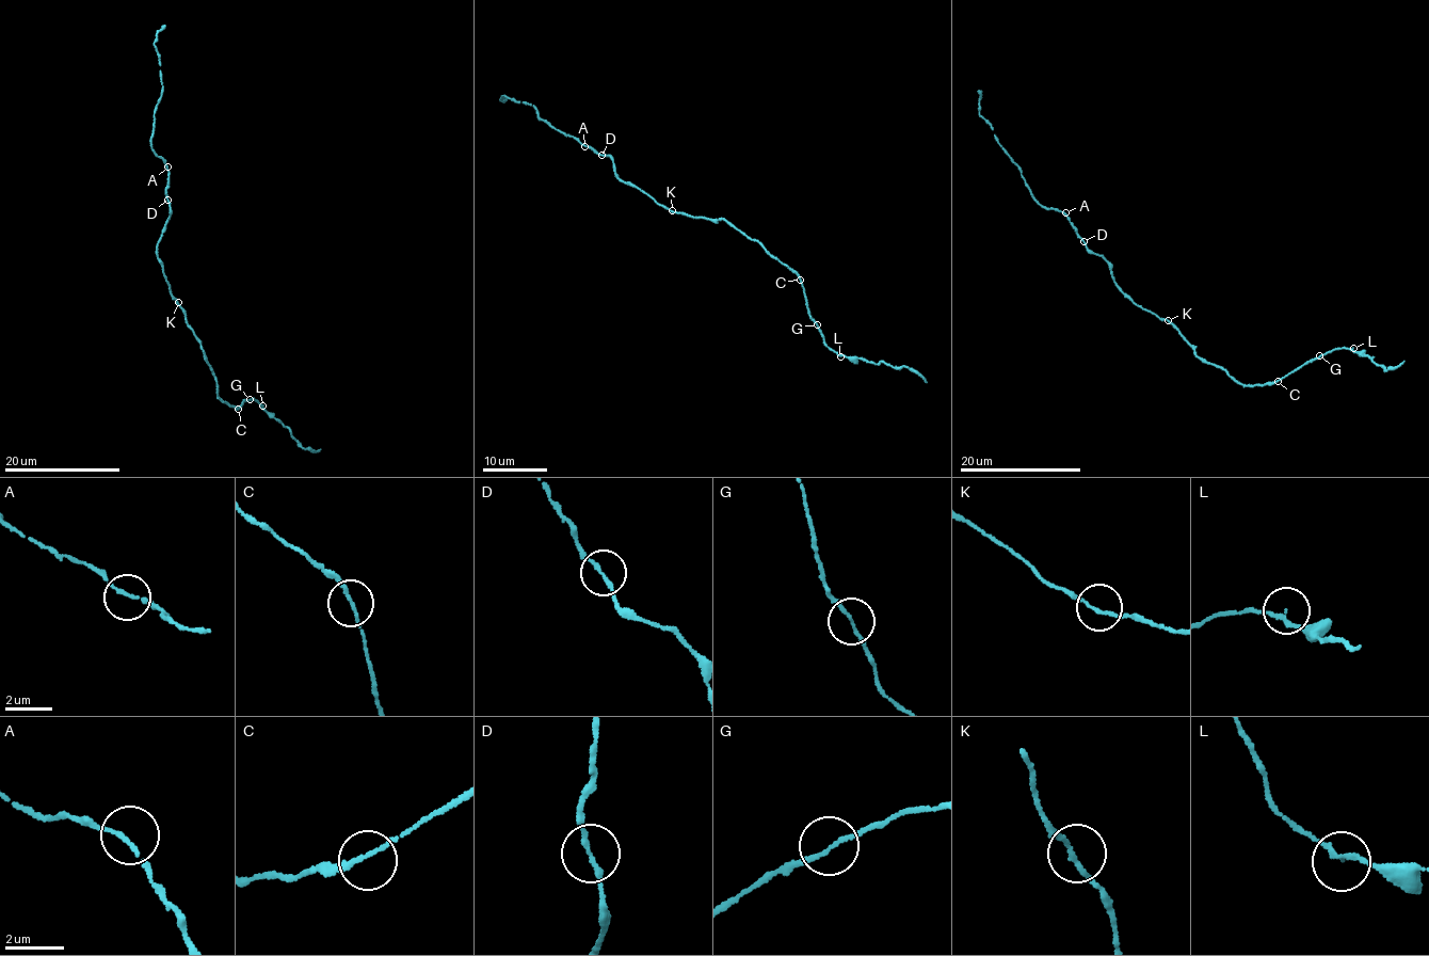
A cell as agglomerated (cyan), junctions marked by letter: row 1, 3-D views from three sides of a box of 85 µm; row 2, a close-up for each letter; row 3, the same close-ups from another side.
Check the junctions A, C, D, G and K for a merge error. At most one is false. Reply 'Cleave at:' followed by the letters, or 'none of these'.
Cleave at: none of these

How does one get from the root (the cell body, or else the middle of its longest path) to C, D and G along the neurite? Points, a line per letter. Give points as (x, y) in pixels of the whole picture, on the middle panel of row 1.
C: (673, 211), (721, 219), (757, 241), (800, 280)
D: (673, 211), (639, 188), (619, 180), (612, 158), (601, 155)
G: (673, 211), (721, 219), (757, 241), (799, 276), (808, 313), (817, 324)

